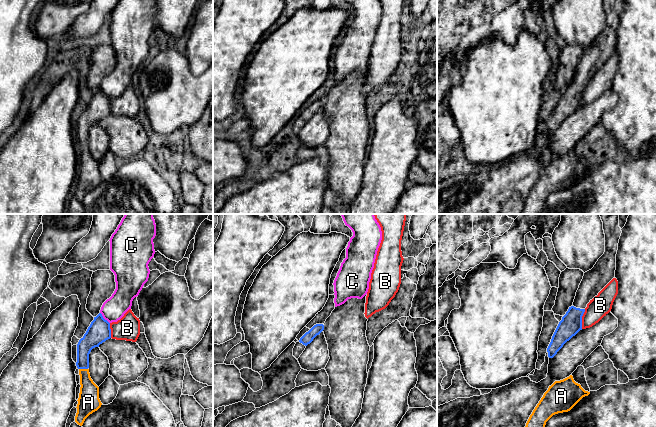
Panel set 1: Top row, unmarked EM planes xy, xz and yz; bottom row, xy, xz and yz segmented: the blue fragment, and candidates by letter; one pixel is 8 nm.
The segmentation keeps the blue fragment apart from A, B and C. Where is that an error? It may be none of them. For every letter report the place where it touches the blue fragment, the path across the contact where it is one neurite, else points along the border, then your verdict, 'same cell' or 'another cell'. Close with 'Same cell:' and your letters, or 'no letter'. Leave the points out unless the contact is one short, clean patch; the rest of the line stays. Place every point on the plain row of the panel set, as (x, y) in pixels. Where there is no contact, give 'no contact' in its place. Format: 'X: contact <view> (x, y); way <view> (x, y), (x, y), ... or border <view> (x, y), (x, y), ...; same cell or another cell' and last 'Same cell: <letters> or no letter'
A: contact xy (83, 144); way xy (91, 115), (83, 125), (83, 144), (88, 163), (88, 174); same cell
B: contact yz (581, 95); border yz (585, 85), (582, 91), (581, 104); another cell
C: contact xy (103, 94); border xy (100, 88), (109, 99); another cell
Same cell: A

